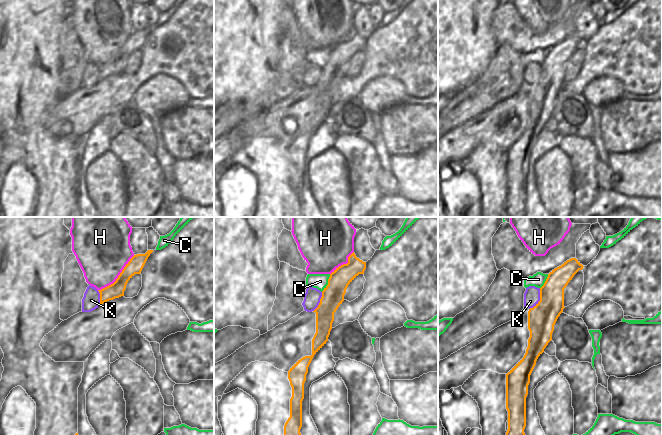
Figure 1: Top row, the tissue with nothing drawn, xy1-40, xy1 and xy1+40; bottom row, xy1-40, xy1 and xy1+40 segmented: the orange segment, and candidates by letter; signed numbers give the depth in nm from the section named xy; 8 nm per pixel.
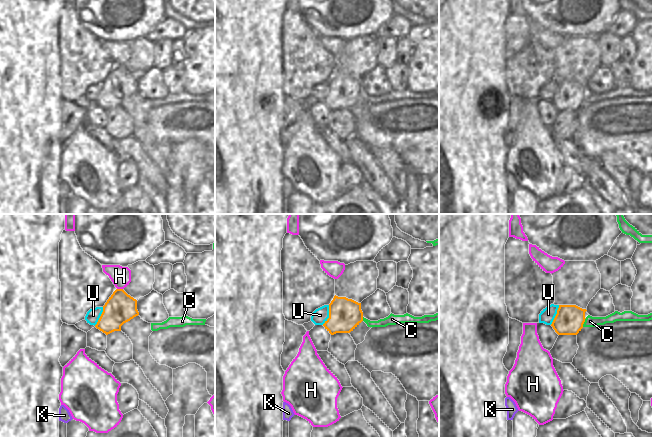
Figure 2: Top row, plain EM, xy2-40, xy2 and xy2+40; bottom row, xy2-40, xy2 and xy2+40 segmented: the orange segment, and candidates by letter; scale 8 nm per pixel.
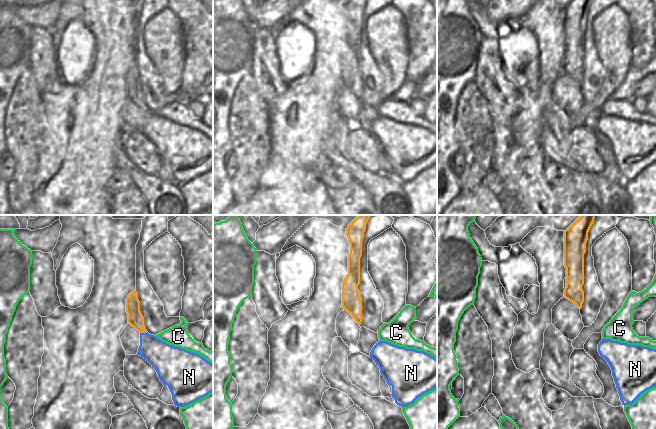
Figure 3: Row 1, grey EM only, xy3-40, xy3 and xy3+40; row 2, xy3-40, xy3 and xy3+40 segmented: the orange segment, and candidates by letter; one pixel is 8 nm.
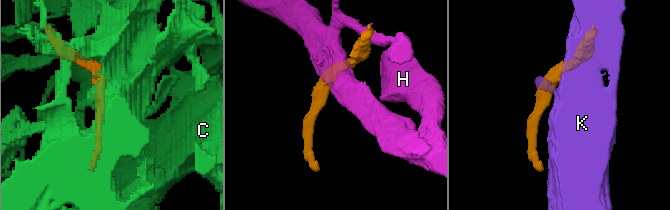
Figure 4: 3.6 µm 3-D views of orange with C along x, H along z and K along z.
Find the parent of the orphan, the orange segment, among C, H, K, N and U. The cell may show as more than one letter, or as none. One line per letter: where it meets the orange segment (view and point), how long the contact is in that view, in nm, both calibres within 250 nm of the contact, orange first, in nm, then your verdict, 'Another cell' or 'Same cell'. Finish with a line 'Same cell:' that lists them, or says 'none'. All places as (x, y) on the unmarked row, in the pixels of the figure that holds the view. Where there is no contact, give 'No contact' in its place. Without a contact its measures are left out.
C: Touches orange at xy1 (328, 59). Shared border 160 nm. Thickness 180 nm (orange) against 120 nm. Another cell
H: Touches orange at xy1-40 (118, 52). Shared border 400 nm. Thickness 120 nm (orange) against 440 nm. Another cell
K: Touches orange at xy1+40 (540, 75). Shared border 200 nm. Thickness 220 nm (orange) against 130 nm. Another cell
N: Touches orange at xy3-40 (143, 108). Shared border 60 nm. Thickness 120 nm (orange) against 220 nm. Another cell
U: Touches orange at xy2 (329, 91). Shared border 170 nm. Thickness 260 nm (orange) against 120 nm. Another cell
Same cell: none.

